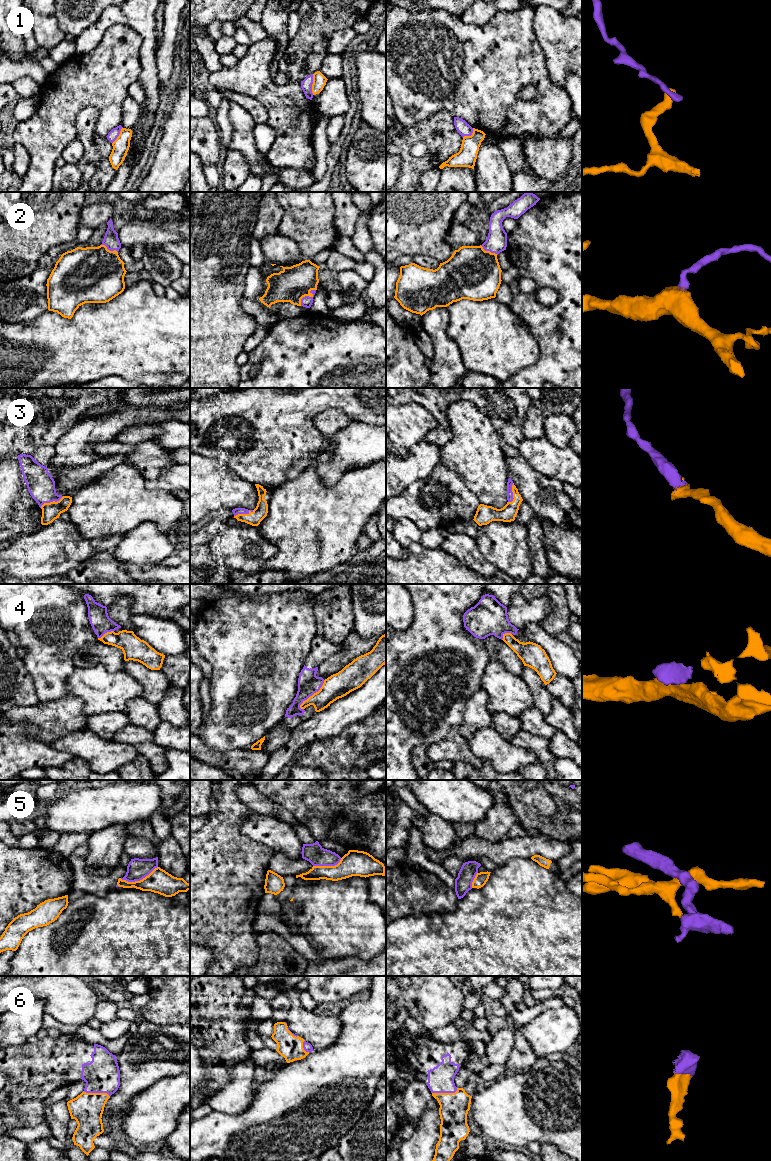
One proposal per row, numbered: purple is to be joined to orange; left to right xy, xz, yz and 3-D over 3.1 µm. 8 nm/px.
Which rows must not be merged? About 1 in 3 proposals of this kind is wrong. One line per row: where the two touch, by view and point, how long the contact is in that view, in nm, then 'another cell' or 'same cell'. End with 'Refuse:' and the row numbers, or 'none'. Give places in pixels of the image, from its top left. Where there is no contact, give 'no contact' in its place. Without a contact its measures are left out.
1: meets orange in xz at (312, 84); contact 170 nm long; another cell
2: meets orange in xz at (308, 295); contact 180 nm long; same cell
3: meets orange in xy at (51, 502); contact 220 nm long; same cell
4: meets orange in xz at (313, 694); contact 300 nm long; another cell
5: meets orange in xy at (138, 881); contact 320 nm long; another cell
6: meets orange in yz at (445, 1093); contact 220 nm long; same cell
Refuse: 1, 4, 5

